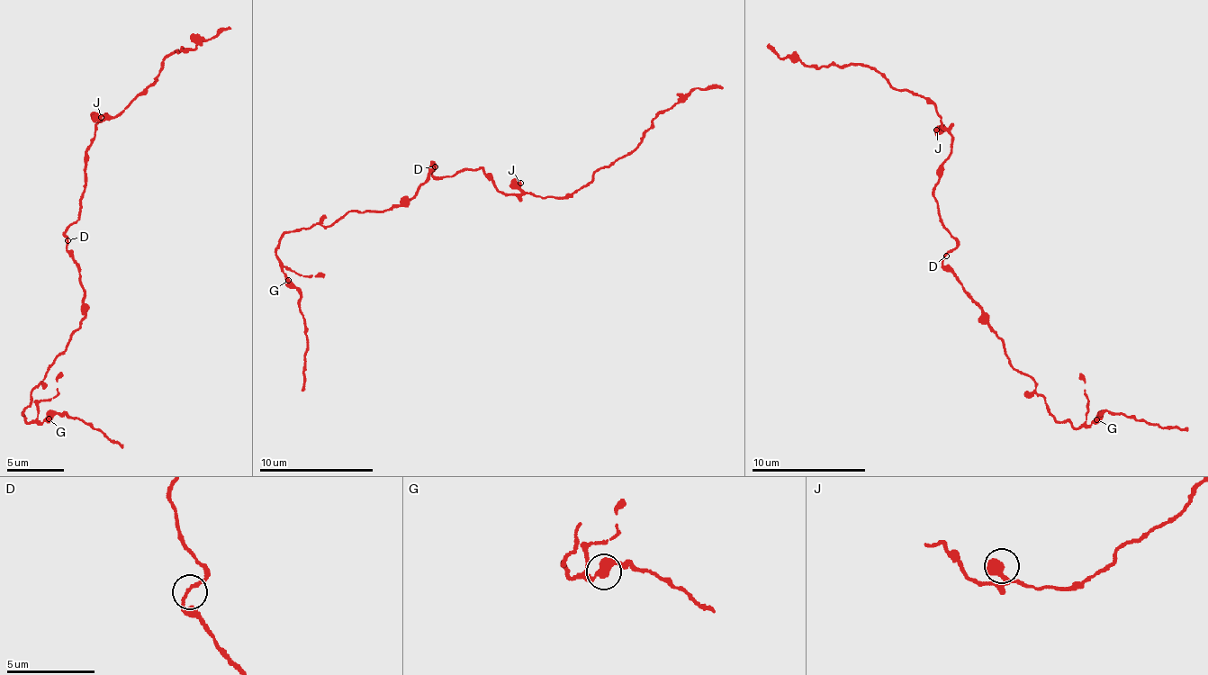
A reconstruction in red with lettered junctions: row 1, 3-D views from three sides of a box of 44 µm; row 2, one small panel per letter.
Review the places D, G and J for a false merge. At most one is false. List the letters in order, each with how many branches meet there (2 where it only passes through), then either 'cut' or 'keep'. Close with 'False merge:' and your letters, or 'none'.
D: 2 branches meet; keep
G: 2 branches meet; keep
J: 2 branches meet; keep
False merge: none

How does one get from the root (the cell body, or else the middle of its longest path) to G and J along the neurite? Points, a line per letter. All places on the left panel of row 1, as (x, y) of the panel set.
G: (67, 239), (85, 294), (85, 312), (49, 371), (31, 392), (22, 415), (30, 422), (40, 423), (49, 418)
J: (67, 239), (67, 229), (77, 218), (85, 154), (101, 117)

